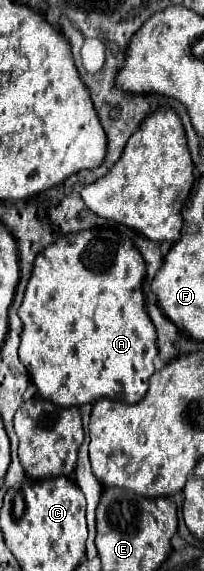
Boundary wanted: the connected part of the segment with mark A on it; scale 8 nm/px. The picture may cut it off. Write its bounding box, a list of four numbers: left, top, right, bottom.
[19,228,157,408]

